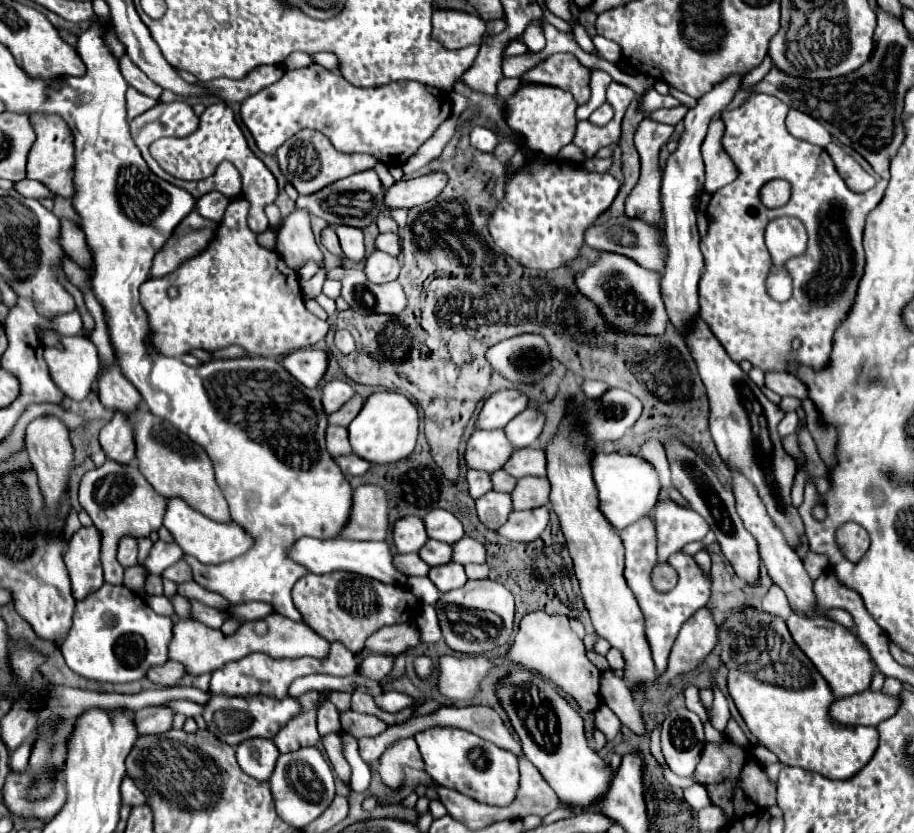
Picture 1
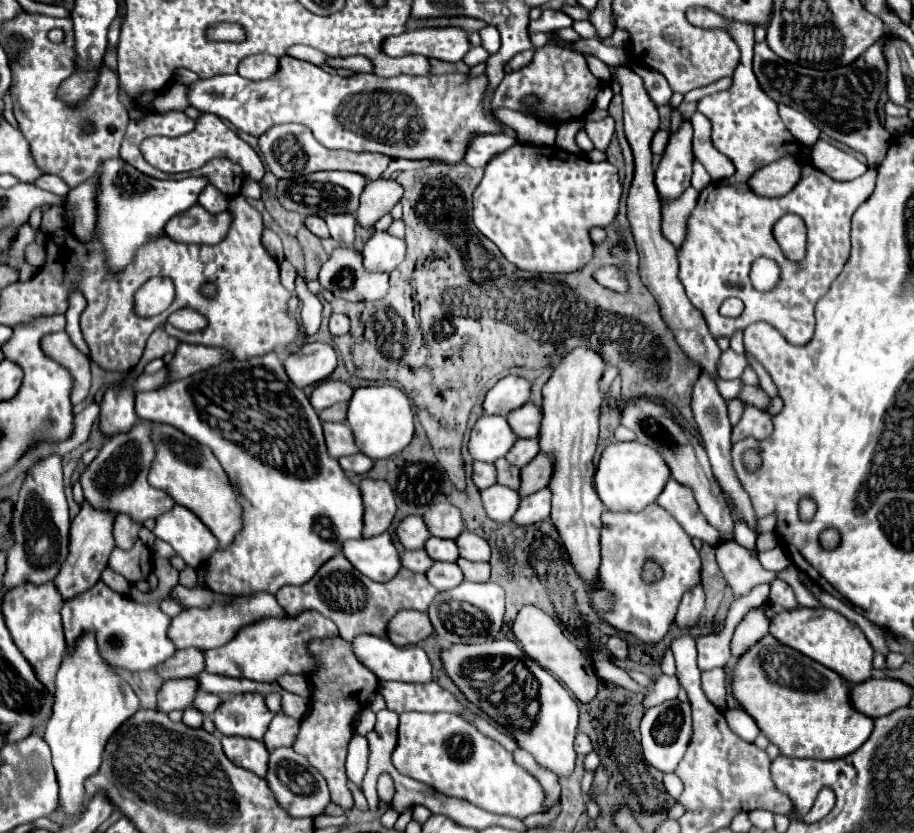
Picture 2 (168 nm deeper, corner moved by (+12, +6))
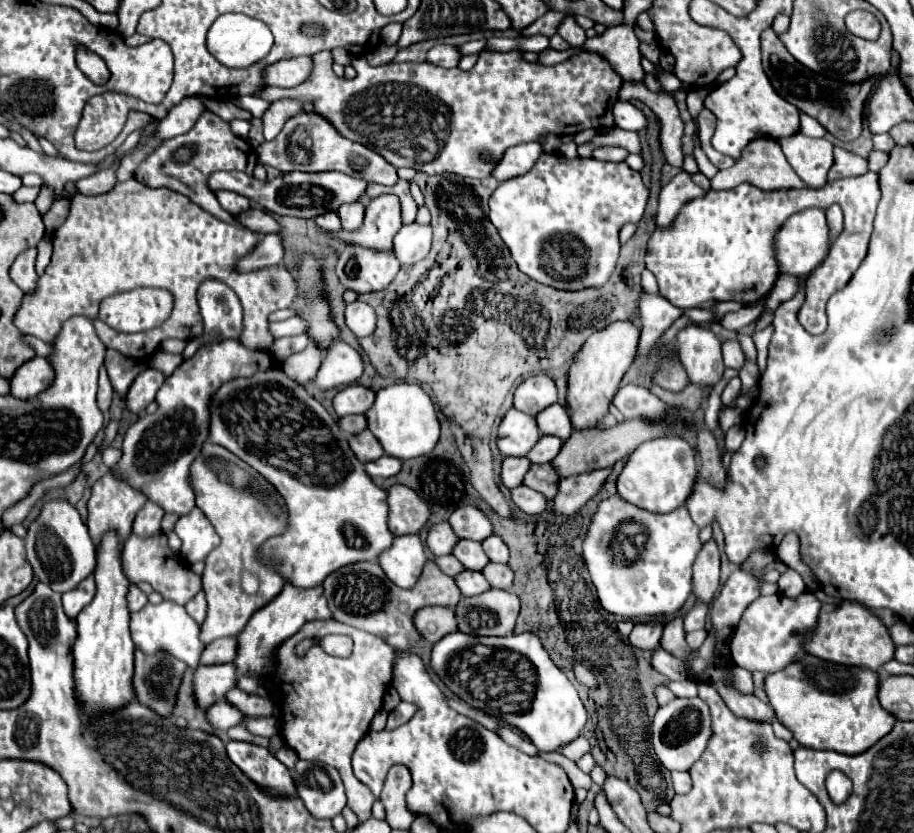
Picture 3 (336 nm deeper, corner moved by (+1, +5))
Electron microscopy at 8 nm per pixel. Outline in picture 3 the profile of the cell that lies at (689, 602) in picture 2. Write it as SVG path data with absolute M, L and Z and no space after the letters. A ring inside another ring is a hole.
M709 539L697 555L693 565L693 593L705 603L711 601L715 591L719 589L719 565L721 555L715 539Z

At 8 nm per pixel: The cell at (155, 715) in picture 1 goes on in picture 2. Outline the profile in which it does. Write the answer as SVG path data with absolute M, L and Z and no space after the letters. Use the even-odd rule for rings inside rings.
M194 678L186 680L168 680L162 684L156 700L158 712L170 712L170 710L184 710L192 704L194 696L198 692L198 684Z

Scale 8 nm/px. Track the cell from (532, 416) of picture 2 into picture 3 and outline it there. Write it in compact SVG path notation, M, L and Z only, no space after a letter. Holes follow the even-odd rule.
M559 403L547 407L539 413L537 425L539 425L539 431L543 435L555 435L555 437L561 437L563 441L567 441L573 433L569 411L567 411L567 407L563 407Z

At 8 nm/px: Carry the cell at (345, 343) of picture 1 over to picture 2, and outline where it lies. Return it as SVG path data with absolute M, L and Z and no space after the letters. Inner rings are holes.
M332 314L330 316L330 334L332 336L342 336L350 330L350 322L344 314Z

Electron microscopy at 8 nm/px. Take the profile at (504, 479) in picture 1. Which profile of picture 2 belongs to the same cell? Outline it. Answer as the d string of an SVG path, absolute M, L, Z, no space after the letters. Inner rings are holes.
M504 458L496 460L496 478L498 478L498 484L502 486L508 486L512 490L518 490L520 486L520 468L516 466L510 466Z

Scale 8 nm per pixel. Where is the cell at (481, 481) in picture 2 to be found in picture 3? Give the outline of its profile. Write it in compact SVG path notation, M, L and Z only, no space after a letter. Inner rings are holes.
M505 457L501 467L503 485L509 489L519 487L527 469L531 469L531 461L527 461L527 457Z

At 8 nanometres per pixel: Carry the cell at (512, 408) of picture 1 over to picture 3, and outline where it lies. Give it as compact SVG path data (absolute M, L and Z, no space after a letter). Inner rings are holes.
M533 375L527 381L523 381L515 391L513 407L537 415L545 407L557 403L557 385L547 375Z

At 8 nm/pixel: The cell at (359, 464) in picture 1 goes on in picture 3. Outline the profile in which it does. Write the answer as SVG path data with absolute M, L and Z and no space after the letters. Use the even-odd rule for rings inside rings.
M383 455L381 459L367 463L365 469L373 479L375 477L385 477L387 479L387 477L393 477L393 475L397 475L401 471L401 459L391 457L391 455Z

